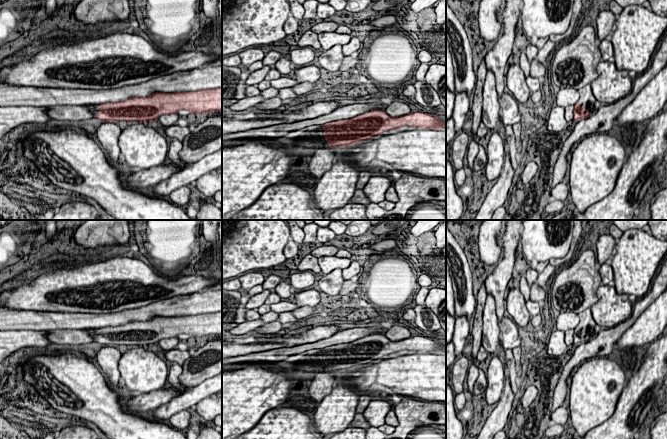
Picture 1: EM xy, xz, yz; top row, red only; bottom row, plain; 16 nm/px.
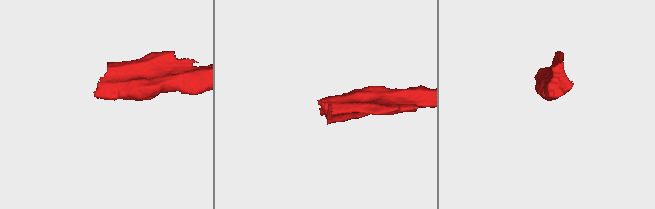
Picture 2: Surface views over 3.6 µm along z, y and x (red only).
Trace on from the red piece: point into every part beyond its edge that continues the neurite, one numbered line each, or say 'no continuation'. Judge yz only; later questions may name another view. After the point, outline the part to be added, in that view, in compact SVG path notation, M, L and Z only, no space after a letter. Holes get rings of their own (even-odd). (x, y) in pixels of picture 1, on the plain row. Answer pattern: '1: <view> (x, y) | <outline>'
1: yz (587, 323) | M587 308L583 312L579 313L580 322L577 328L581 328L586 331L586 334L593 339L602 330L602 327L596 324L592 317L591 309Z

